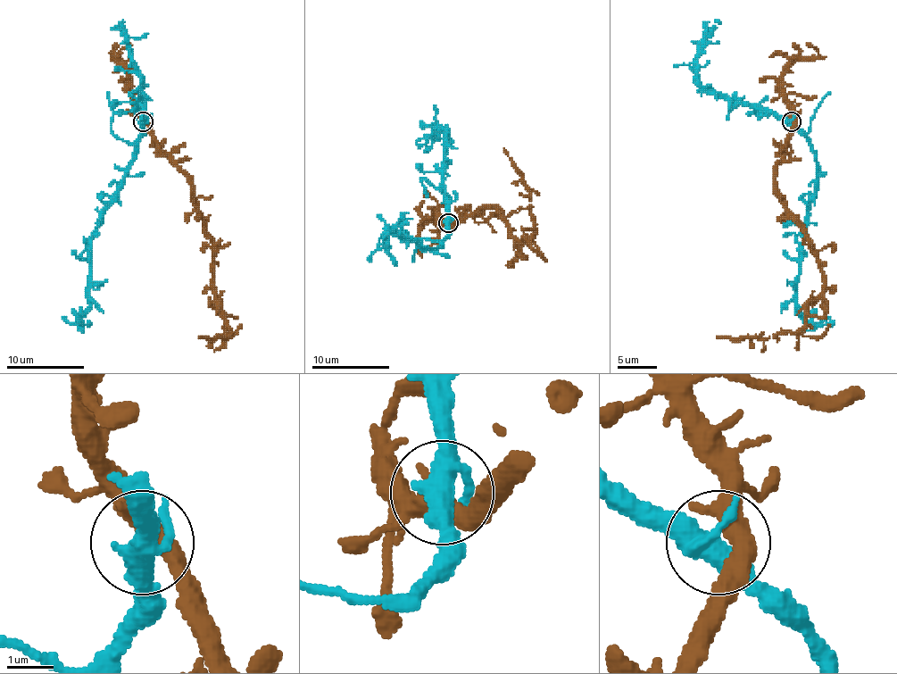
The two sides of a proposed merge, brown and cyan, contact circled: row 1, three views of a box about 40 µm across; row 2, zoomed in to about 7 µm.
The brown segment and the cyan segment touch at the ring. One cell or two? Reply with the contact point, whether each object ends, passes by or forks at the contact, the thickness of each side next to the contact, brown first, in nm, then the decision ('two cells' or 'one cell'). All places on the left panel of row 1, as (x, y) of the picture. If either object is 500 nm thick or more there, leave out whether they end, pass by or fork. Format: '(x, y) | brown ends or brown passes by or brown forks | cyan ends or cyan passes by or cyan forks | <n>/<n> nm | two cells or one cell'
(143, 121) | brown forks | cyan forks | 360/400 nm | one cell

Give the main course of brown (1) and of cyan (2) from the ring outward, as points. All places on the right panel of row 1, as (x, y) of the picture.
1: (793, 121), (777, 166), (777, 197), (809, 242), (824, 289), (794, 332), (717, 336)
2: (791, 121), (804, 137), (816, 161), (814, 197), (802, 240), (794, 307), (814, 324), (830, 317)

